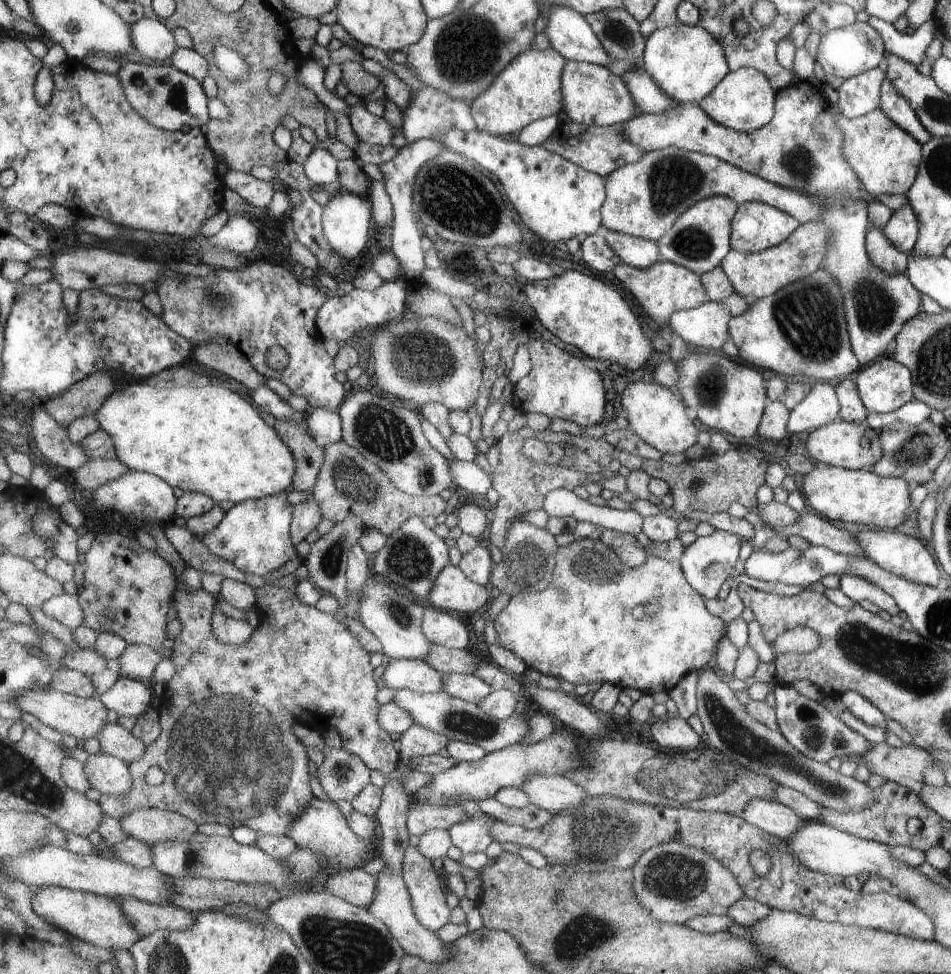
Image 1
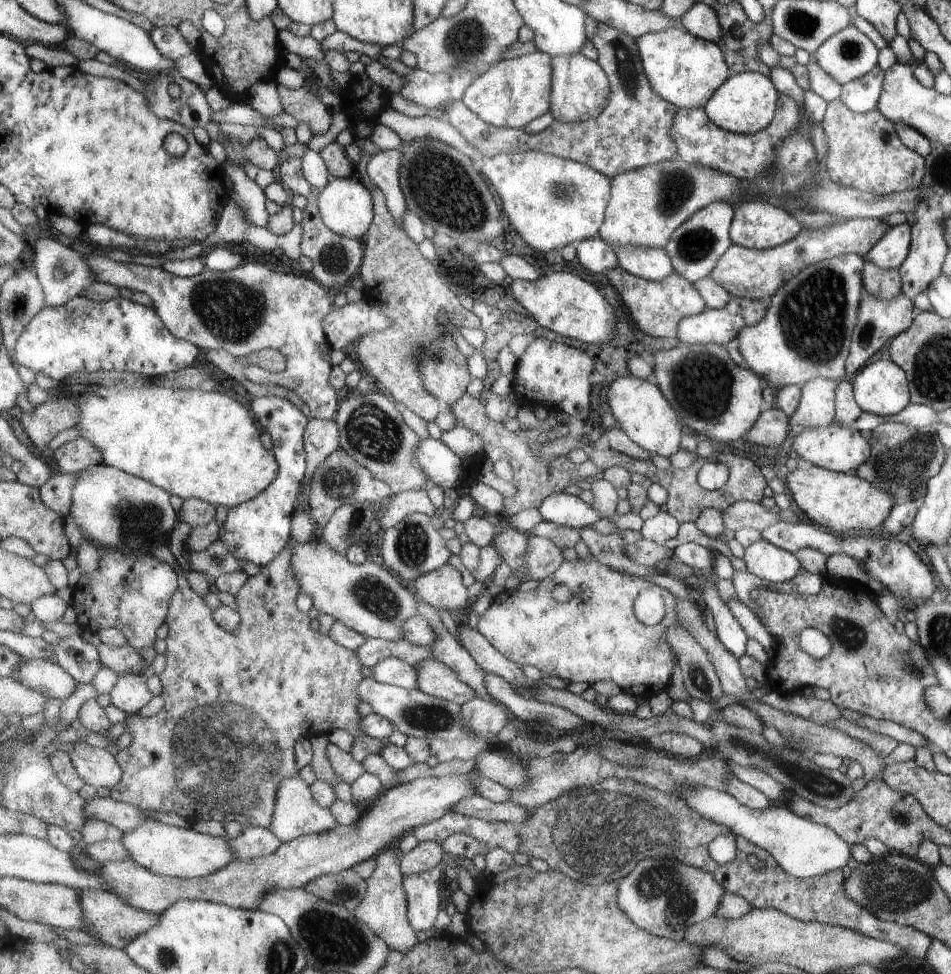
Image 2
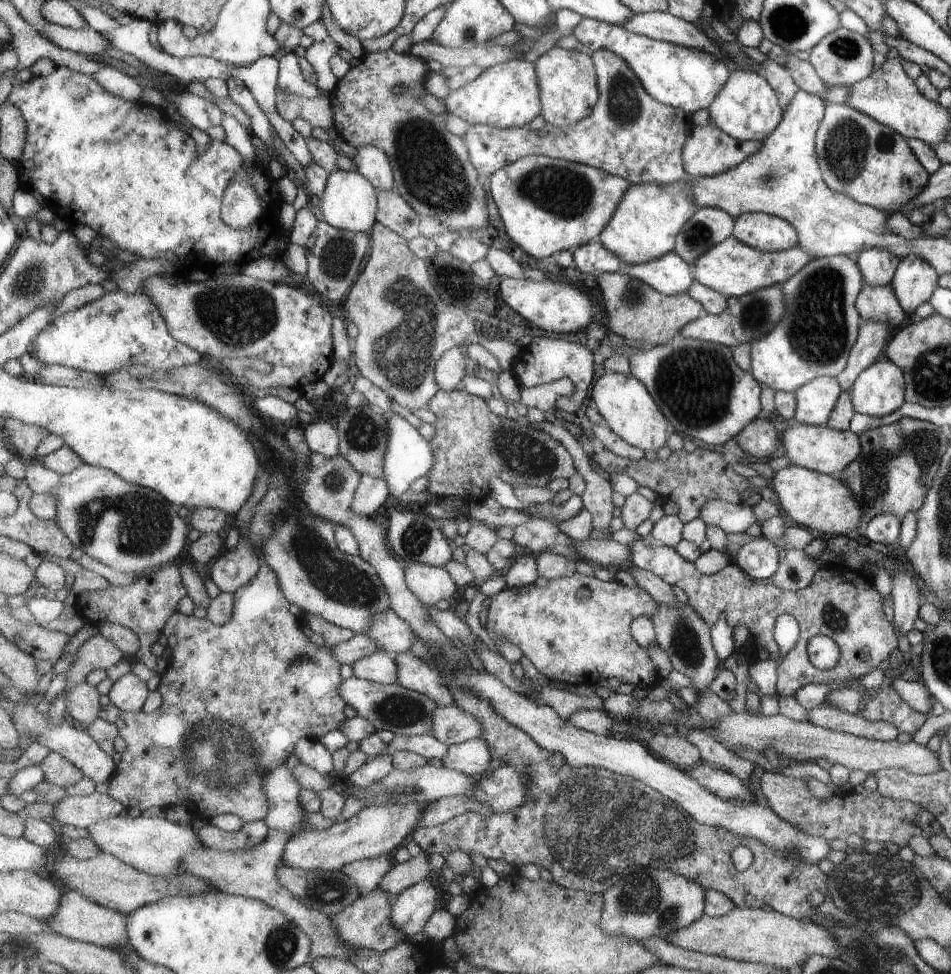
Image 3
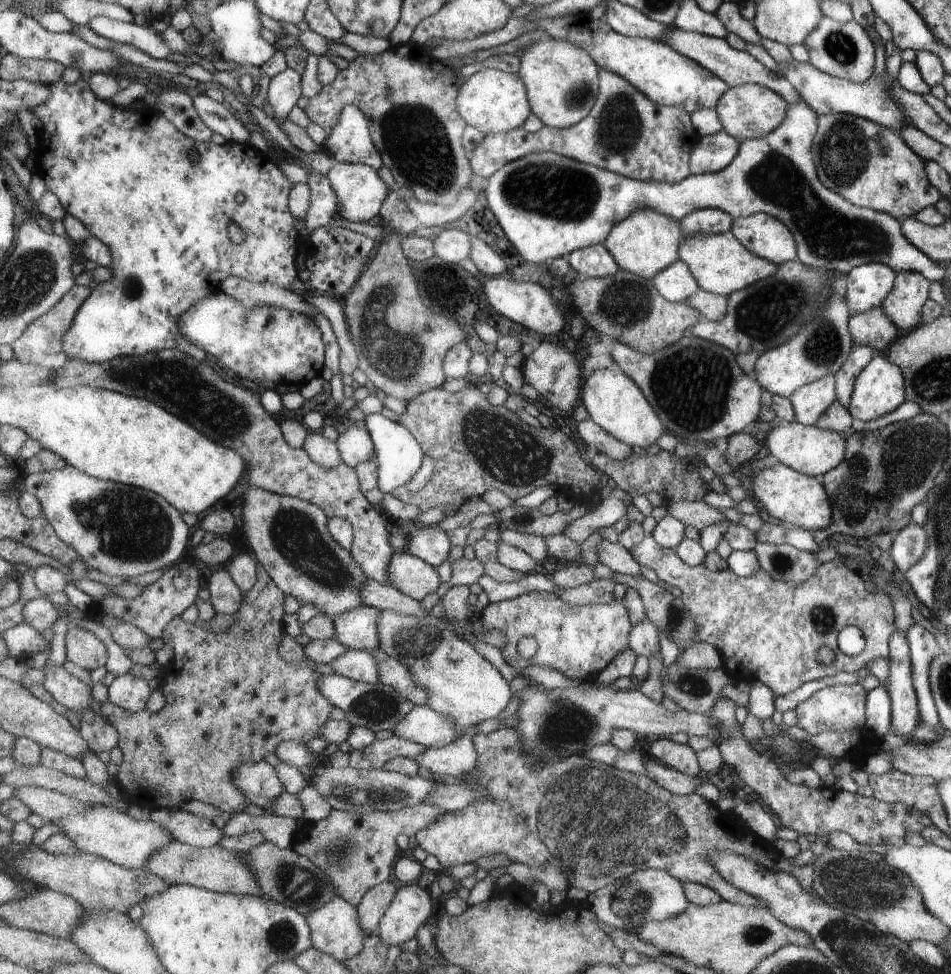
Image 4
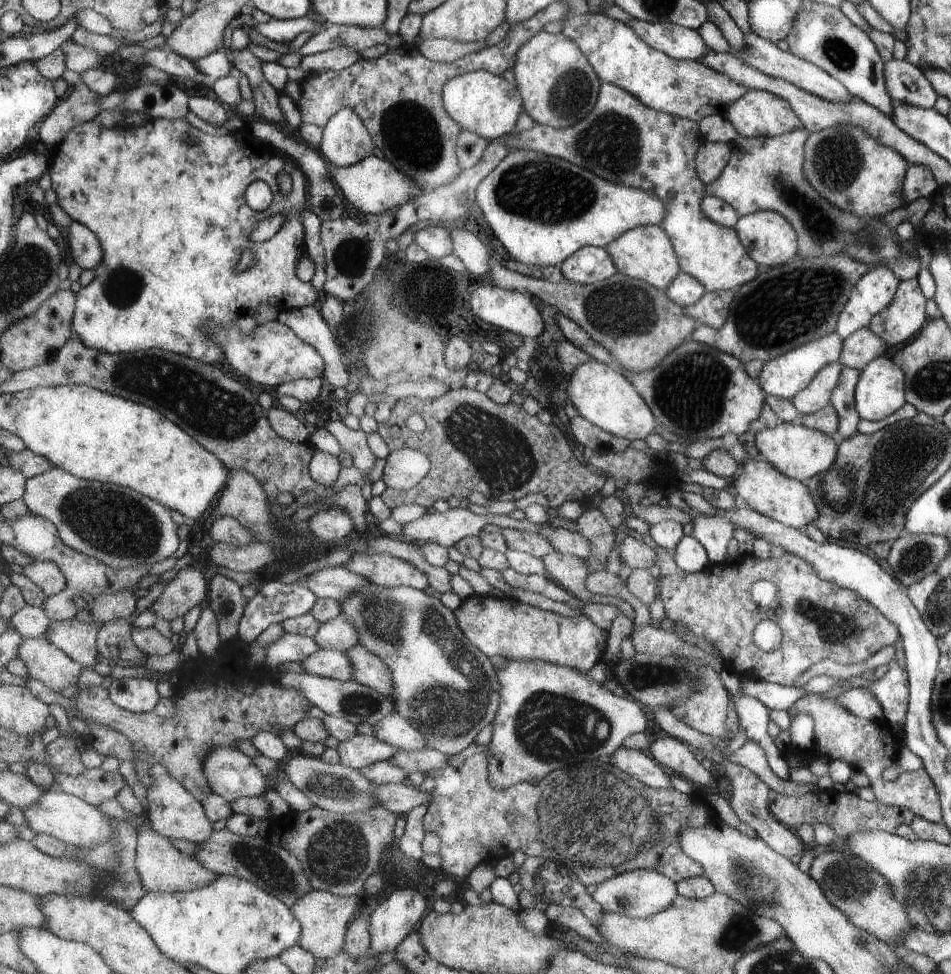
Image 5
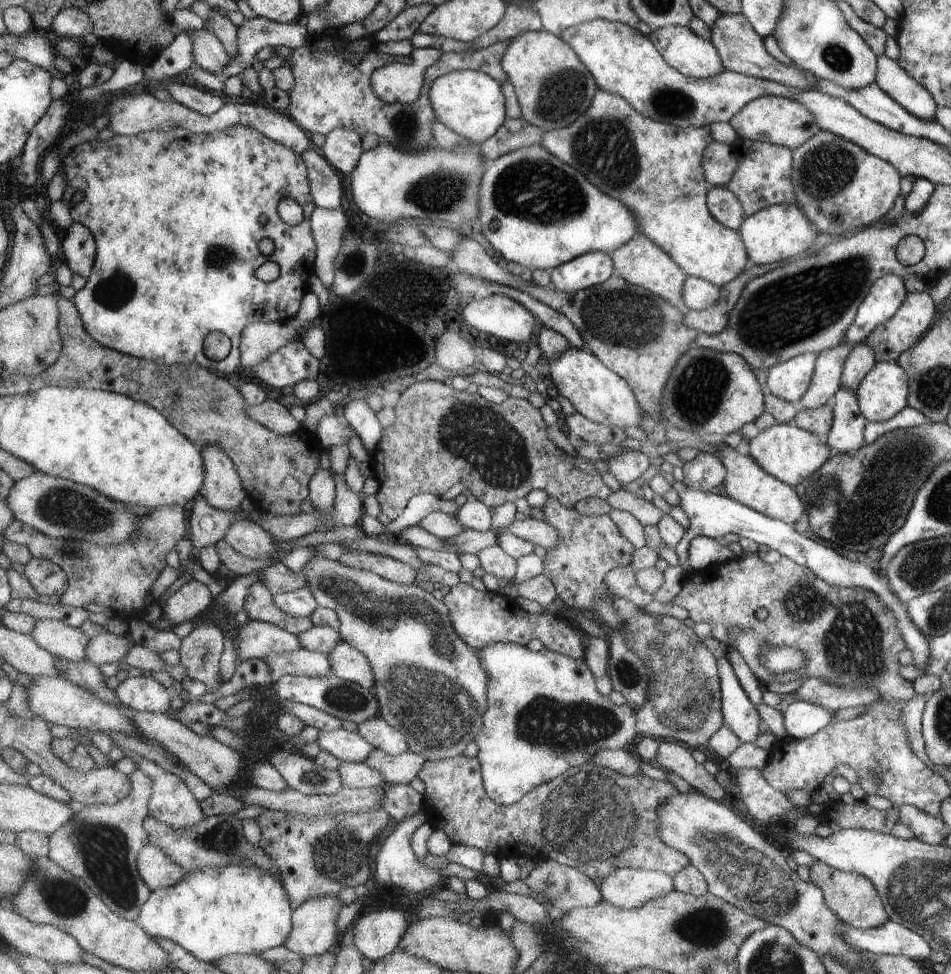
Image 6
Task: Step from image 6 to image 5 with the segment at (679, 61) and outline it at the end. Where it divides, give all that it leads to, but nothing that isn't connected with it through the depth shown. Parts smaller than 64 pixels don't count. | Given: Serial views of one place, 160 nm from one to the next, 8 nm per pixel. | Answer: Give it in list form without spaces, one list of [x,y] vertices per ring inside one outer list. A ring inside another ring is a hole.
[[[633,18],[627,25],[651,48],[666,53],[675,60],[698,62],[708,54],[708,46],[696,29],[670,22],[648,23]]]

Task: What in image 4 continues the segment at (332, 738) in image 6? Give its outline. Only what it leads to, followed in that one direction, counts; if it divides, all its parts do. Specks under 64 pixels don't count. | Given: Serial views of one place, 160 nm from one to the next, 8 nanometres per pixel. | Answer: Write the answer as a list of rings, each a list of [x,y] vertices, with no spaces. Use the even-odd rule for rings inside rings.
[[[395,736],[375,739],[363,750],[353,749],[350,756],[350,766],[359,770],[383,769],[395,757],[409,757],[414,759],[428,748],[419,743],[411,742]]]

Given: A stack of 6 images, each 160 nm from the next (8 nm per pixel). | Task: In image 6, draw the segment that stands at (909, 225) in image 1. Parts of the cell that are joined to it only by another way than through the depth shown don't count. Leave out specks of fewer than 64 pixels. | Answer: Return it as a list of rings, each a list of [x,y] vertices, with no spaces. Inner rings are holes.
[[[883,275],[870,286],[858,307],[854,322],[847,327],[840,344],[861,343],[875,327],[895,315],[908,294],[902,277]]]

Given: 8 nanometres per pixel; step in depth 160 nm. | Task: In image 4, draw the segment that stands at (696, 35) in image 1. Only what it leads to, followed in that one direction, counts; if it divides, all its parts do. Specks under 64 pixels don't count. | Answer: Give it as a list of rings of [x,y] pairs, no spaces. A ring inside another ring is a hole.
[[[587,14],[581,16],[555,17],[543,19],[529,19],[525,17],[510,18],[508,23],[498,31],[487,33],[476,39],[464,41],[449,41],[442,39],[432,50],[432,55],[437,60],[447,60],[447,58],[458,58],[469,55],[478,50],[495,48],[499,44],[507,44],[515,38],[519,38],[526,32],[533,32],[537,28],[547,32],[546,38],[551,36],[556,39],[567,39],[574,42],[595,59],[595,62],[609,72],[614,72],[623,77],[631,86],[639,89],[650,101],[656,105],[667,105],[668,107],[679,107],[688,114],[701,111],[703,109],[713,109],[727,92],[729,86],[718,76],[709,72],[702,65],[694,60],[675,52],[670,45],[663,41],[655,41],[641,37],[630,37],[617,32],[606,20],[591,19]]]

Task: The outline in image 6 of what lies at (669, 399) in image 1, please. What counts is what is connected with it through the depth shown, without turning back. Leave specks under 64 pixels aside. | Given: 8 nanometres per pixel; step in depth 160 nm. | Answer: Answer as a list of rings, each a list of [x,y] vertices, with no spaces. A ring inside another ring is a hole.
[[[571,346],[558,359],[552,361],[551,370],[560,394],[587,418],[622,429],[624,426],[639,427],[642,410],[639,408],[634,391],[627,381],[619,376],[619,373],[613,372],[591,350]]]

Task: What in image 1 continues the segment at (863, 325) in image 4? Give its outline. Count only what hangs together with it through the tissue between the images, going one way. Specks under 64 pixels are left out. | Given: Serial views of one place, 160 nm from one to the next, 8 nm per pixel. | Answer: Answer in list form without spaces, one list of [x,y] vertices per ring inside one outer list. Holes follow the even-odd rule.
[[[869,227],[866,233],[867,256],[871,258],[877,268],[881,268],[887,274],[904,274],[907,265],[907,255],[899,248],[895,248],[887,236],[883,236],[883,230]]]

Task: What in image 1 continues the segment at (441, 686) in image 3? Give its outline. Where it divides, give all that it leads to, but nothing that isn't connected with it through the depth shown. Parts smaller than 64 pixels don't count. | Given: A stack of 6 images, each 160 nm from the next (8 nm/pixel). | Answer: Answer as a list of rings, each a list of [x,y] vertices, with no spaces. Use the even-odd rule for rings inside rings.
[[[451,673],[445,675],[443,691],[456,698],[480,705],[483,698],[487,698],[489,694],[492,694],[493,688],[485,680],[481,680],[474,674]]]

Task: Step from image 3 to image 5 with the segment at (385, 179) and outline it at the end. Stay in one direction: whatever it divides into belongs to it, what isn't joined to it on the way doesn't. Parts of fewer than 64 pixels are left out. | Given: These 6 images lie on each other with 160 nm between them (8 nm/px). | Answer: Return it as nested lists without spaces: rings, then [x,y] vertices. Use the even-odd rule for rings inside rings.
[[[351,107],[341,108],[324,128],[320,149],[335,167],[350,167],[373,154],[377,142],[363,119]]]

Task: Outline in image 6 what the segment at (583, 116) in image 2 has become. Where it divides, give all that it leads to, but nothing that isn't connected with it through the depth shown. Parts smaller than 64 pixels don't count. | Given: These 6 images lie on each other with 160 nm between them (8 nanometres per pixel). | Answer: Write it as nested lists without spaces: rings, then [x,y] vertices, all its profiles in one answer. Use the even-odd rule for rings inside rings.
[[[529,31],[515,37],[502,65],[516,90],[523,118],[546,131],[573,124],[589,110],[599,90],[595,76],[576,50],[548,31]]]

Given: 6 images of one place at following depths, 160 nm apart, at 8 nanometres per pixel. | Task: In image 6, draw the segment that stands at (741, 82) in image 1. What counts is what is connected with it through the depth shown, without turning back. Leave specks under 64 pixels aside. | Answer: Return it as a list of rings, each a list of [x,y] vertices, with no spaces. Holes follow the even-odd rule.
[[[760,96],[747,103],[729,120],[731,128],[741,139],[771,143],[793,150],[820,130],[816,118],[799,101],[776,96]]]

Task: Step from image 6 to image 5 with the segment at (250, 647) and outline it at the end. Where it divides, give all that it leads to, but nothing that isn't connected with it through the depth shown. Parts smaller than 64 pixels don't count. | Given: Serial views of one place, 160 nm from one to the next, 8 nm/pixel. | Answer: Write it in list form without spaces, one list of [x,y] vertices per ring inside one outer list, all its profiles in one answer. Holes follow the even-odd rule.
[[[284,632],[279,640],[273,641],[266,646],[265,663],[269,668],[275,670],[283,662],[300,663],[319,649],[321,647],[311,637]]]

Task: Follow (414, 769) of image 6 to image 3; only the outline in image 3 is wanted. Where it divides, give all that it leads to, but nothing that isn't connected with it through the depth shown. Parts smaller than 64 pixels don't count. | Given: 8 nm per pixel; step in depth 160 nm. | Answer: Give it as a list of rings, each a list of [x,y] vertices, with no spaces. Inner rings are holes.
[[[469,739],[458,745],[450,745],[446,757],[443,757],[441,762],[448,769],[479,778],[491,773],[491,769],[488,769],[491,759],[492,754],[486,741]]]

